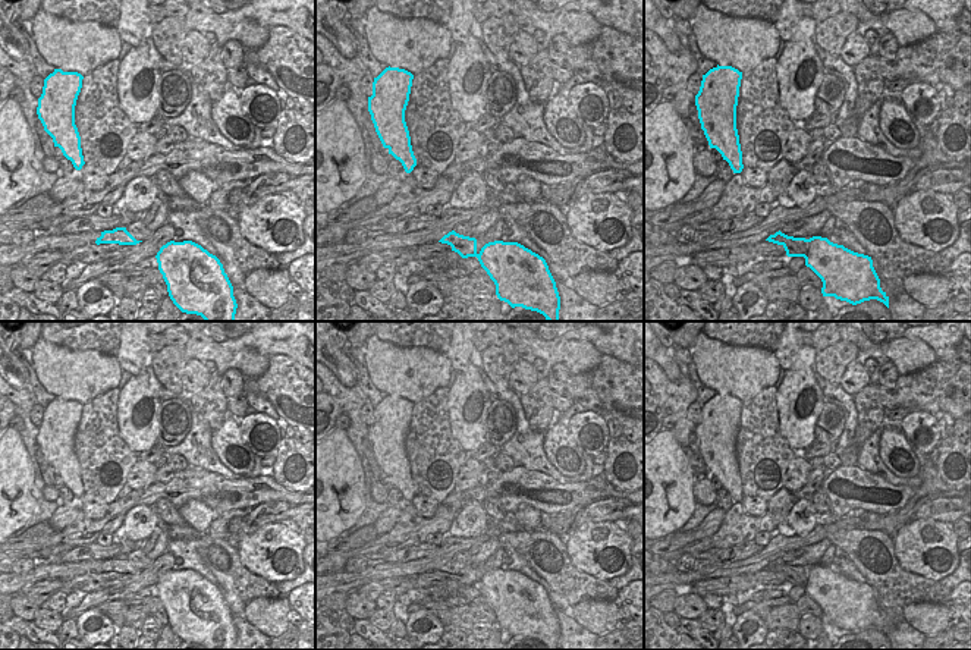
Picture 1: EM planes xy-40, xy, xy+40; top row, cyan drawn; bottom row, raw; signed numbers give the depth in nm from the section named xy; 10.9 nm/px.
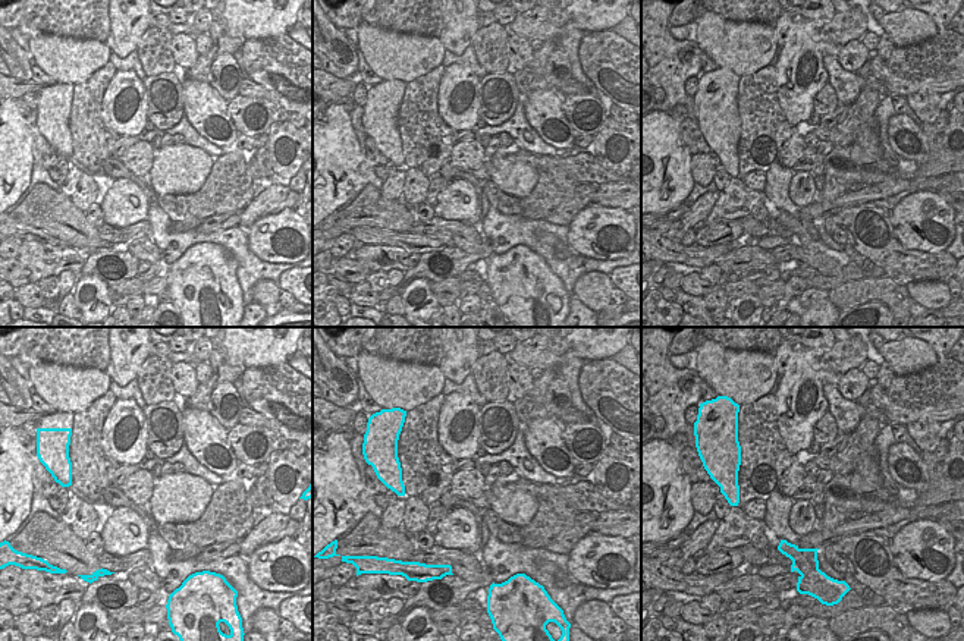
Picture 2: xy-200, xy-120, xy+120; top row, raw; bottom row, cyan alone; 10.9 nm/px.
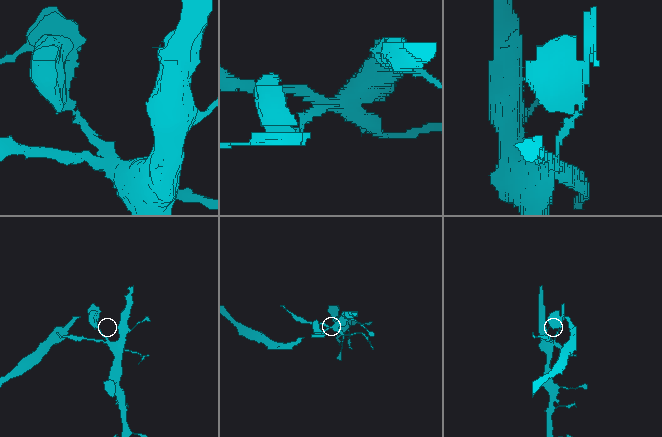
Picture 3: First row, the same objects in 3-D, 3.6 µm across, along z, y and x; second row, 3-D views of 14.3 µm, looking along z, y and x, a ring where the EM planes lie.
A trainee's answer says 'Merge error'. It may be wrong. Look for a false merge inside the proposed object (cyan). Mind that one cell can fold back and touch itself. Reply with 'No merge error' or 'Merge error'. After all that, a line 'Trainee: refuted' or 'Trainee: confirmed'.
Merge error.
Trainee: confirmed

